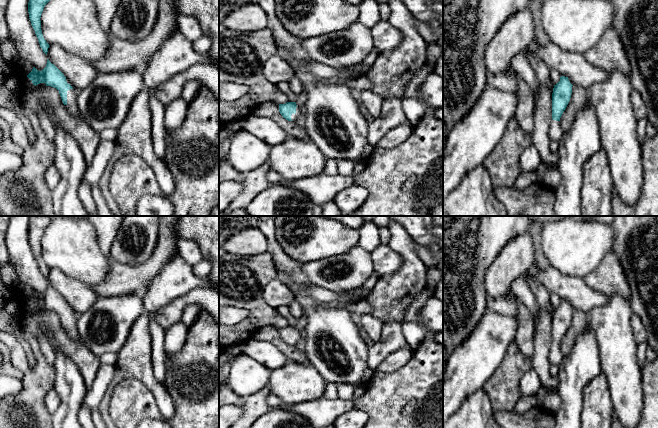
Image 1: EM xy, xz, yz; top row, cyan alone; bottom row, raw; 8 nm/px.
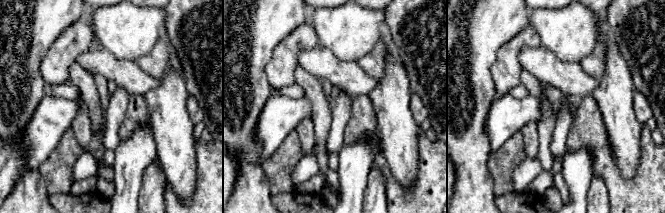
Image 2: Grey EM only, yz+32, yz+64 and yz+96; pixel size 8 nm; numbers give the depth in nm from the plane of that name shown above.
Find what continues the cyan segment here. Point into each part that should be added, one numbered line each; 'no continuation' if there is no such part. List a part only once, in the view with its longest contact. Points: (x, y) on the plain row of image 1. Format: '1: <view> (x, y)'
1: xy (72, 330)

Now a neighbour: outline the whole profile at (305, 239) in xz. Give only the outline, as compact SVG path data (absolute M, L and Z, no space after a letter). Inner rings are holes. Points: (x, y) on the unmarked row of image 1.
M276 216L275 238L291 259L305 264L342 255L358 245L358 229L321 216Z

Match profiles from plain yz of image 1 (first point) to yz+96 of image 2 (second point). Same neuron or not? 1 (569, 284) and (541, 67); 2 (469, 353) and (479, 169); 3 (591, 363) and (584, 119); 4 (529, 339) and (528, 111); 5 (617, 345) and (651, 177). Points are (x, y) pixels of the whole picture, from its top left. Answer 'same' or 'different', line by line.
1: same
2: different
3: different
4: different
5: different

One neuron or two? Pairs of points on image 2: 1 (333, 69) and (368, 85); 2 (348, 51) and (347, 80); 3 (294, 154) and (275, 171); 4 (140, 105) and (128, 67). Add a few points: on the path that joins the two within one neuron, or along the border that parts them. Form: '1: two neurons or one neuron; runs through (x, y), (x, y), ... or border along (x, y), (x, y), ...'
1: one neuron; runs through (342, 74), (359, 83)
2: two neurons; border along (328, 49), (340, 60), (356, 61)
3: one neuron; runs through (289, 157), (280, 166)
4: two neurons; border along (129, 94), (141, 94), (143, 96)

